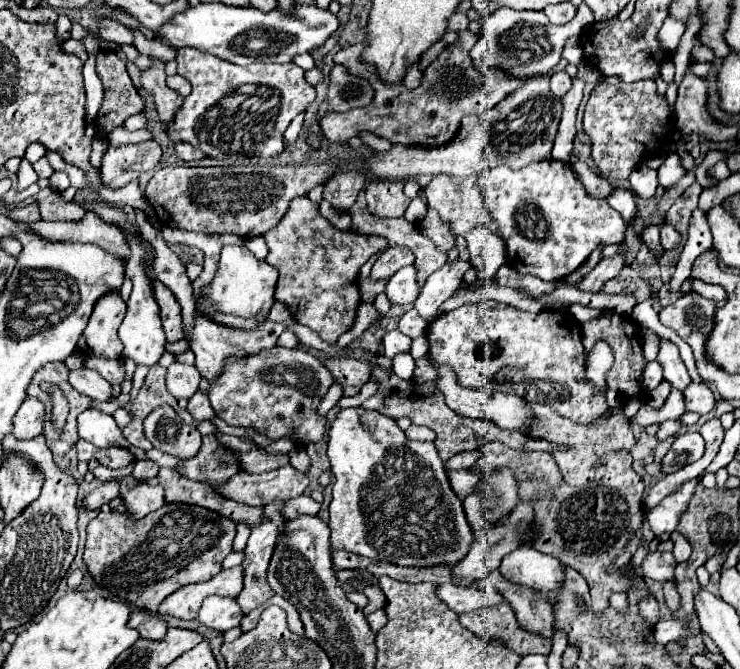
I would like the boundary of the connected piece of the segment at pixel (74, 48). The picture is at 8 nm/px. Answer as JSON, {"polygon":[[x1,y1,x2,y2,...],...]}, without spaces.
{"polygon":[[70,38,70,40,66,40,64,48,66,48,66,52,72,52,72,54,76,54,76,56,78,56,78,58,82,58,84,62,88,60,88,52,86,52,86,48,84,48,84,44,82,44,80,40,74,40,74,38]]}

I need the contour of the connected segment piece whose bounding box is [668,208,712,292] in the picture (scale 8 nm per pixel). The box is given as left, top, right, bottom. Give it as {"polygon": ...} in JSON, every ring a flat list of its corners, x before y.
{"polygon":[[696,208,692,212,692,220,690,220,690,230,688,230,688,240,682,248,682,254,680,254,680,262,678,262,678,268,670,280,670,291,678,292,682,282,690,276,690,268,692,268,692,262,706,250,712,248,712,234,710,234,710,226,706,222,706,216,700,208]]}

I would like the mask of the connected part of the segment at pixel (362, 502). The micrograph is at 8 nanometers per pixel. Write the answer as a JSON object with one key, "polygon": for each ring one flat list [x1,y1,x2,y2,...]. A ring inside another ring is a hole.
{"polygon":[[342,408,328,430,328,458,336,478,328,522,332,530,330,542,336,550,356,552,400,566,456,564,466,556,474,534,464,516,462,500,450,486,434,442,414,442,412,446,394,418,374,410]]}

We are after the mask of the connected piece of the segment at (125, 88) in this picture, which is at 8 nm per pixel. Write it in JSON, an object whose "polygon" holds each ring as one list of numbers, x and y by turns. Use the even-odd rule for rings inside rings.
{"polygon":[[100,50,96,54,96,72,106,90,96,124,102,134,108,134,114,126,122,126,128,116,138,114,144,108,144,100,136,92,124,60,116,52]]}

